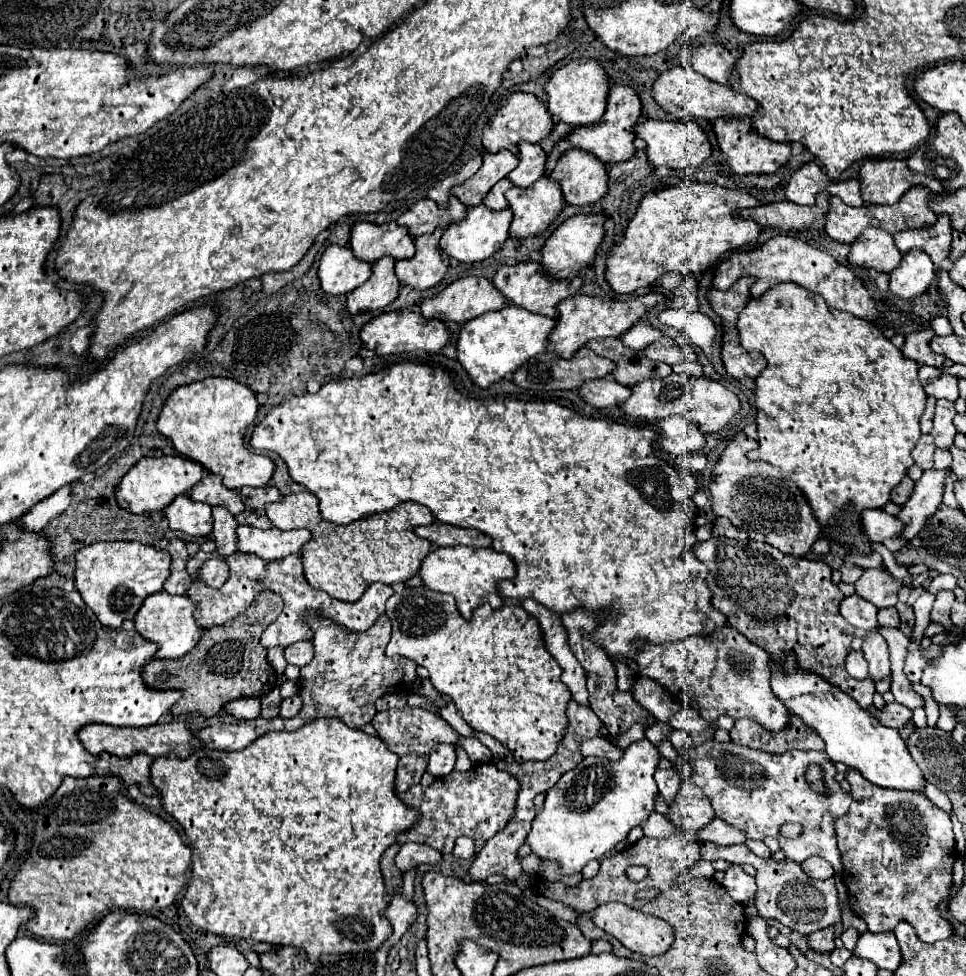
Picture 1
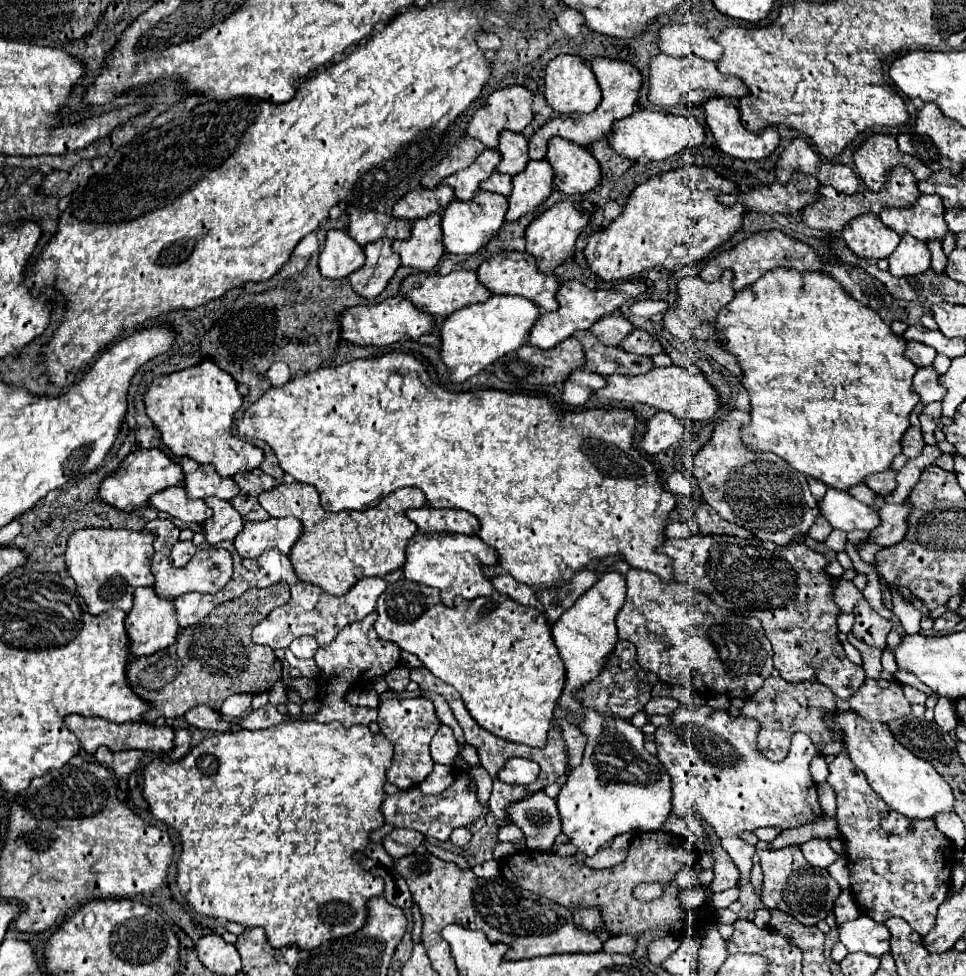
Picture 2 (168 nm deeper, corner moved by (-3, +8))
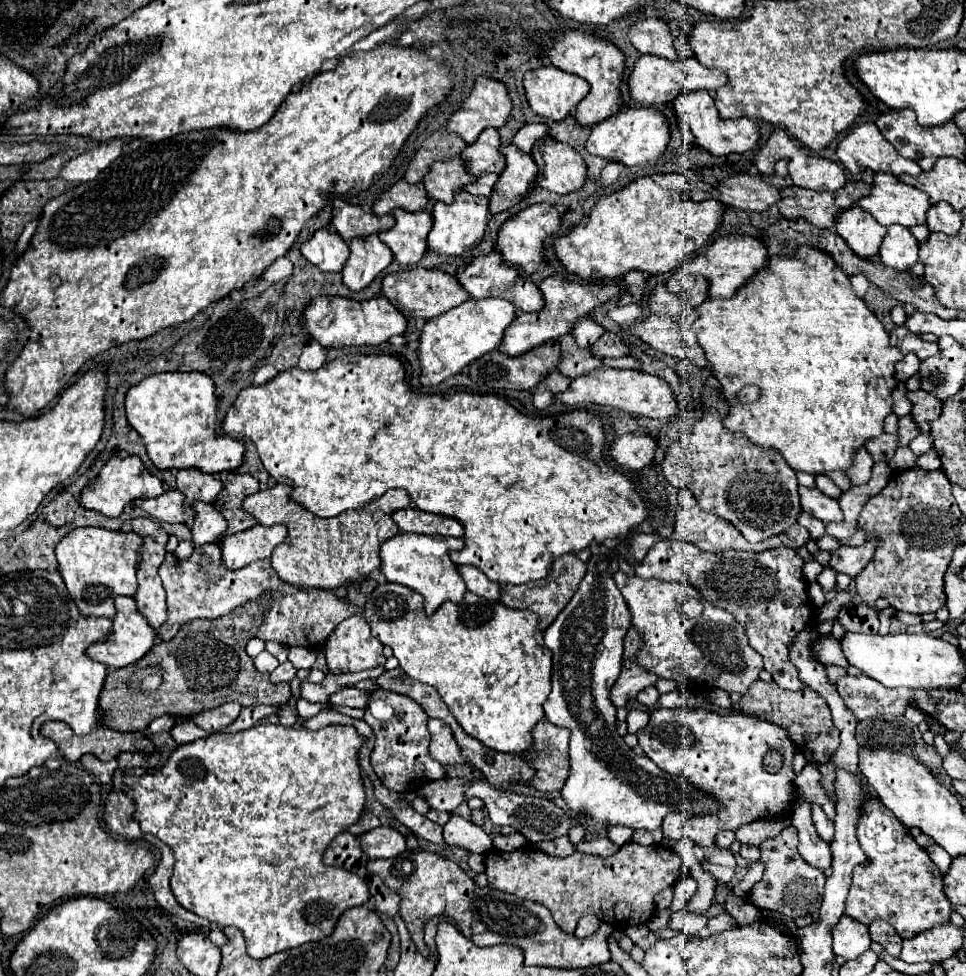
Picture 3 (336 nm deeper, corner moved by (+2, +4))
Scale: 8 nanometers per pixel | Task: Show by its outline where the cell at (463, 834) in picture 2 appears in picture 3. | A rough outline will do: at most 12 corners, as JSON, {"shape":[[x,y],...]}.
{"shape":[[455,814],[443,826],[449,846],[475,854],[495,848],[489,834]]}

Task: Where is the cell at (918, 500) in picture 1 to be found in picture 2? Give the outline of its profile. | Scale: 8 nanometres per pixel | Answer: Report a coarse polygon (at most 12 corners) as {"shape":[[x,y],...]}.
{"shape":[[884,504],[860,544],[894,546],[906,534],[908,504]]}

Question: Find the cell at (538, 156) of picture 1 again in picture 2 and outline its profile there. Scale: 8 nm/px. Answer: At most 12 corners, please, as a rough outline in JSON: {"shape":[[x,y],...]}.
{"shape":[[500,132],[498,172],[518,174],[528,164],[528,140]]}

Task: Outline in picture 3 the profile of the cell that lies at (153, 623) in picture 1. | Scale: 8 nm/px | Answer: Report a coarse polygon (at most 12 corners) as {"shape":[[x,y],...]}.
{"shape":[[119,596],[105,642],[87,654],[111,668],[141,660],[155,628],[135,598]]}

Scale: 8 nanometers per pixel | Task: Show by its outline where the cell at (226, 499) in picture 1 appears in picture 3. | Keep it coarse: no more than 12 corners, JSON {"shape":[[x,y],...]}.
{"shape":[[195,468],[177,474],[185,504],[213,502],[223,482]]}

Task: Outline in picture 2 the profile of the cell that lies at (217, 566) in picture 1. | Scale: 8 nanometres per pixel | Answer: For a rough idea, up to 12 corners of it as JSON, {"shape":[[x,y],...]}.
{"shape":[[150,520],[154,592],[176,600],[186,592],[218,592],[232,576],[228,550],[198,550],[188,566],[168,562],[180,530]]}

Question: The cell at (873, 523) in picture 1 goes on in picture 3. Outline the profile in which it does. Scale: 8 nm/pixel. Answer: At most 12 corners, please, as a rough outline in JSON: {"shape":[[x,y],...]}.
{"shape":[[813,488],[799,490],[803,512],[823,524],[843,522],[837,500]]}

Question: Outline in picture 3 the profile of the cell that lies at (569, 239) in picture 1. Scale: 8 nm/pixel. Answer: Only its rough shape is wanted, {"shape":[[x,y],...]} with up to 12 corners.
{"shape":[[533,204],[503,224],[497,238],[507,264],[531,276],[561,214]]}

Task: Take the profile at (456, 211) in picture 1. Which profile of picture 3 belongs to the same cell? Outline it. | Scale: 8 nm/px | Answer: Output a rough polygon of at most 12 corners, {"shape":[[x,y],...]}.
{"shape":[[401,180],[373,206],[377,216],[395,208],[423,212],[431,206],[423,182]]}

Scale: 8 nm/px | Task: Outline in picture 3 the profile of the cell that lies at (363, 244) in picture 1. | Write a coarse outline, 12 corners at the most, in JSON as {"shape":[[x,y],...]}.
{"shape":[[335,200],[331,224],[345,242],[391,230],[395,218]]}

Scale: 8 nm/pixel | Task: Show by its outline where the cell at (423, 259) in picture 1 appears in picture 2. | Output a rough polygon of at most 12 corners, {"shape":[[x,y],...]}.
{"shape":[[440,214],[412,220],[394,240],[402,264],[432,272],[444,254]]}

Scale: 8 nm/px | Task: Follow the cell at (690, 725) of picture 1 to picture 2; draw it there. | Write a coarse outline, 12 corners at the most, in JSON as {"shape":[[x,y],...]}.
{"shape":[[656,696],[646,704],[648,714],[674,712],[680,702],[670,696]]}

